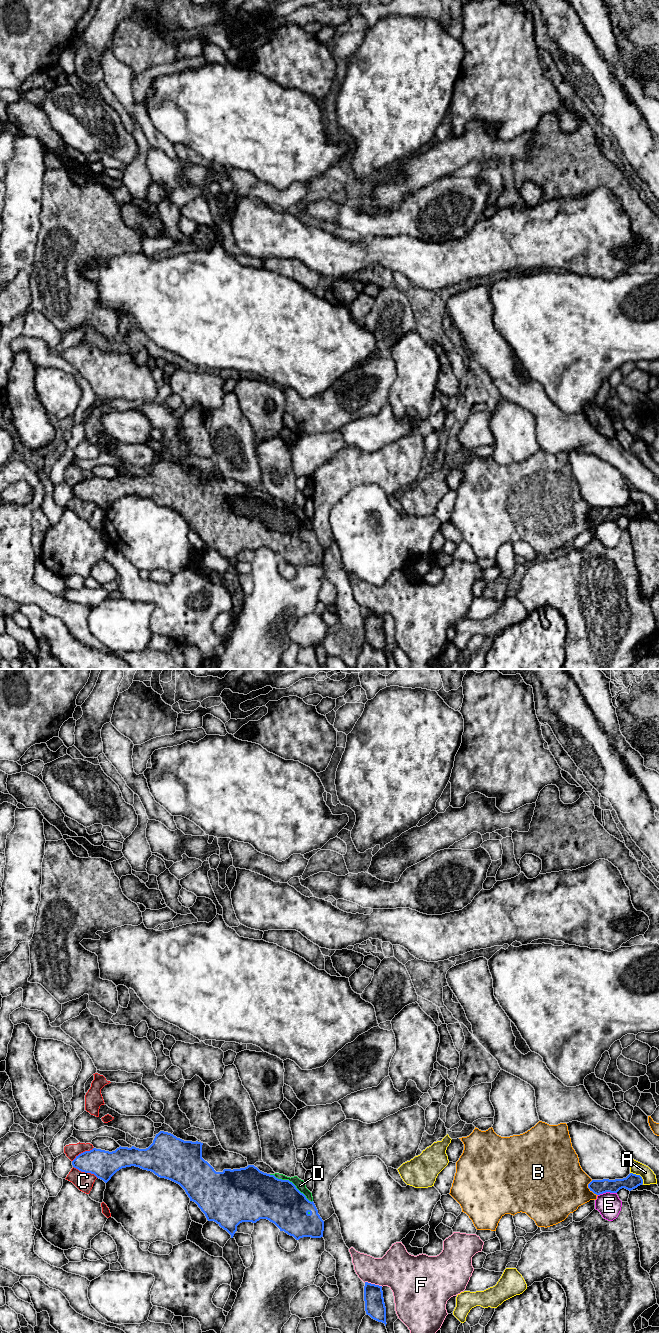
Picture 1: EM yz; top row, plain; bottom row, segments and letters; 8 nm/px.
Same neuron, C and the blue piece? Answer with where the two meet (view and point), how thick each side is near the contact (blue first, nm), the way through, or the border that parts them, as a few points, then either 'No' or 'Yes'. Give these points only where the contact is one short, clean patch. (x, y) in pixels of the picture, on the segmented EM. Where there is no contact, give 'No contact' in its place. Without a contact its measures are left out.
Touches blue at yz (85, 1172). Thickness 220 nm (blue) against 150 nm. Boundary: yz (73, 1166), (81, 1171), (93, 1173), (97, 1177). No

